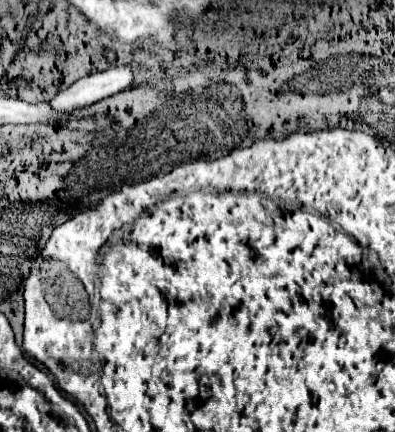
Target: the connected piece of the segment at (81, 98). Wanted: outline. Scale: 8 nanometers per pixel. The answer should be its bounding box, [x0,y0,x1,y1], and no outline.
[50,64,134,110]

